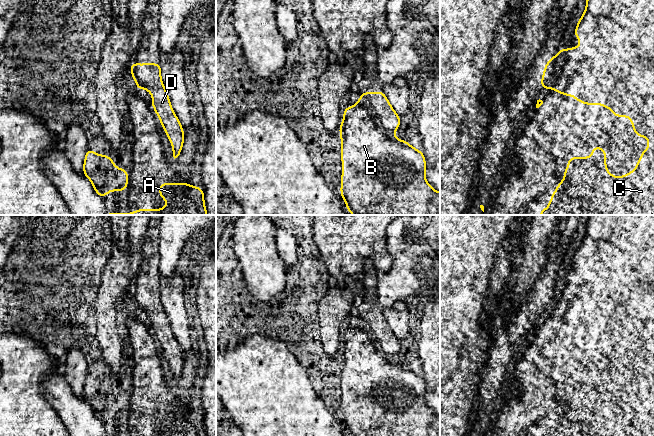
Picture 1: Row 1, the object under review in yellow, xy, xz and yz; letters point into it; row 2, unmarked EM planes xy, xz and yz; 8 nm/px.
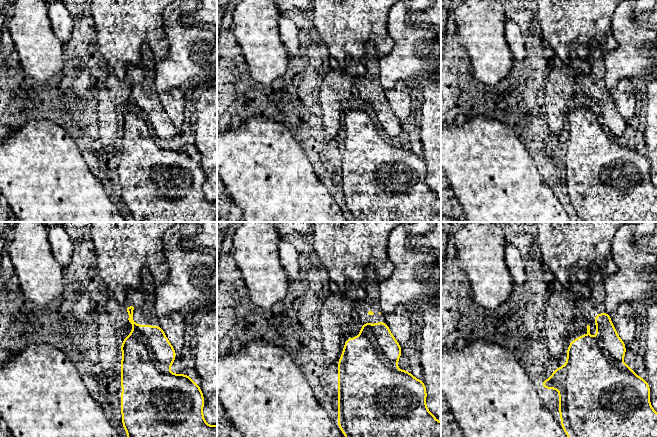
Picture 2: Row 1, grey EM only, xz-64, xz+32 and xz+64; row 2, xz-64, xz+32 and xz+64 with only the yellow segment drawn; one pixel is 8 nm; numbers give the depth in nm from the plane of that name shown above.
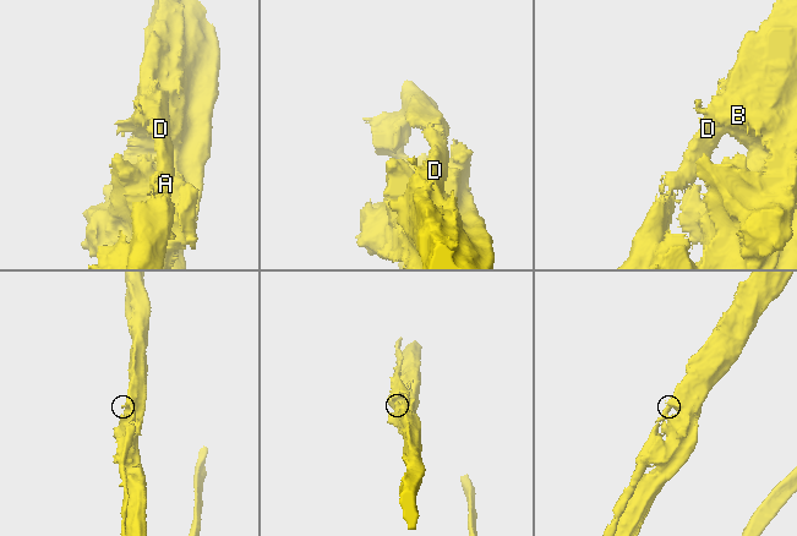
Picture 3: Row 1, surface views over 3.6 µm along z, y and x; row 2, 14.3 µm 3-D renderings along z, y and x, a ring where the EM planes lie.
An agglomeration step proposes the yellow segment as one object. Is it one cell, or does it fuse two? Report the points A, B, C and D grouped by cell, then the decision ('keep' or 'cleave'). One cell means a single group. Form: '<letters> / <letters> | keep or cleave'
A B C / D | cleave

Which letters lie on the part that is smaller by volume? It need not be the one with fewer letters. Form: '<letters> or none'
D

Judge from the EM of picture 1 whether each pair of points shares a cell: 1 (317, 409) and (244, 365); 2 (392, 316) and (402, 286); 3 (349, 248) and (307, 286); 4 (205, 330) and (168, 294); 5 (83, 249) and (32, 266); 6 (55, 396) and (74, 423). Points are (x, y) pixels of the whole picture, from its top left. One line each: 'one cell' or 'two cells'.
1: one cell
2: two cells
3: one cell
4: two cells
5: one cell
6: one cell

